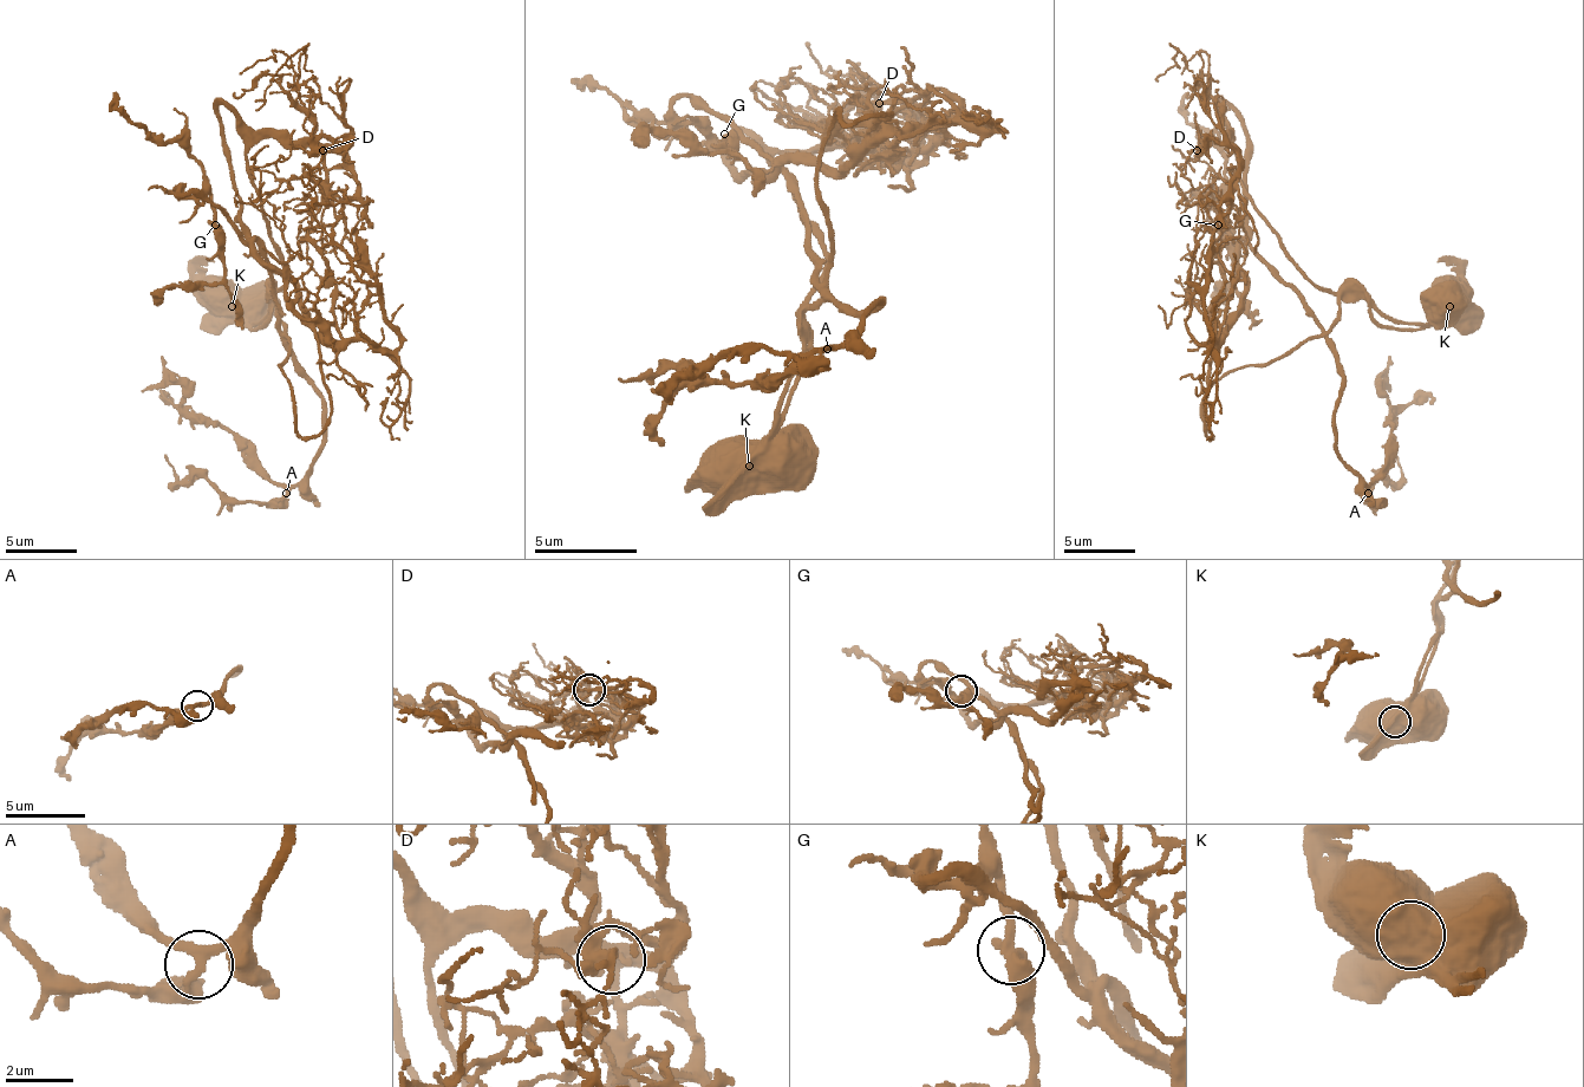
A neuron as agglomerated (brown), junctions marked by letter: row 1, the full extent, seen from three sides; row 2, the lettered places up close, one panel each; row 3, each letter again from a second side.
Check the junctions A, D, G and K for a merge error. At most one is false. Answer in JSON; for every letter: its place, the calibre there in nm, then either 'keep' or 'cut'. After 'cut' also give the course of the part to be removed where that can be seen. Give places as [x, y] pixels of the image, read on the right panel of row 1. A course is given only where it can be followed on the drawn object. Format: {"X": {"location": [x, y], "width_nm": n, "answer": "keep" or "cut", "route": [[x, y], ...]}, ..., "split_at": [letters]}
{"A": {"location": [1368, 493], "width_nm": 260, "answer": "keep"}, "D": {"location": [1197, 150], "width_nm": 320, "answer": "keep"}, "G": {"location": [1218, 225], "width_nm": 440, "answer": "keep"}, "K": {"location": [1449, 306], "width_nm": 1650, "answer": "cut", "route": [[1449, 307], [1400, 321], [1318, 290], [1239, 179], [1225, 104], [1246, 140], [1239, 239], [1225, 157], [1186, 93]]}, "split_at": ["K"]}

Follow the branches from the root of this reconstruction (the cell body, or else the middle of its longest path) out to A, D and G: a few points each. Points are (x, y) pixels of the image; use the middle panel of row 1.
A: (812, 303), (812, 308), (827, 292), (853, 313), (868, 313), (879, 303), (847, 339), (827, 349)
D: (812, 303), (822, 241), (801, 221), (801, 206), (770, 158), (807, 149), (904, 154), (910, 138), (879, 103)
G: (812, 303), (812, 308), (822, 292), (796, 184), (755, 149), (744, 143), (735, 149), (724, 134)

